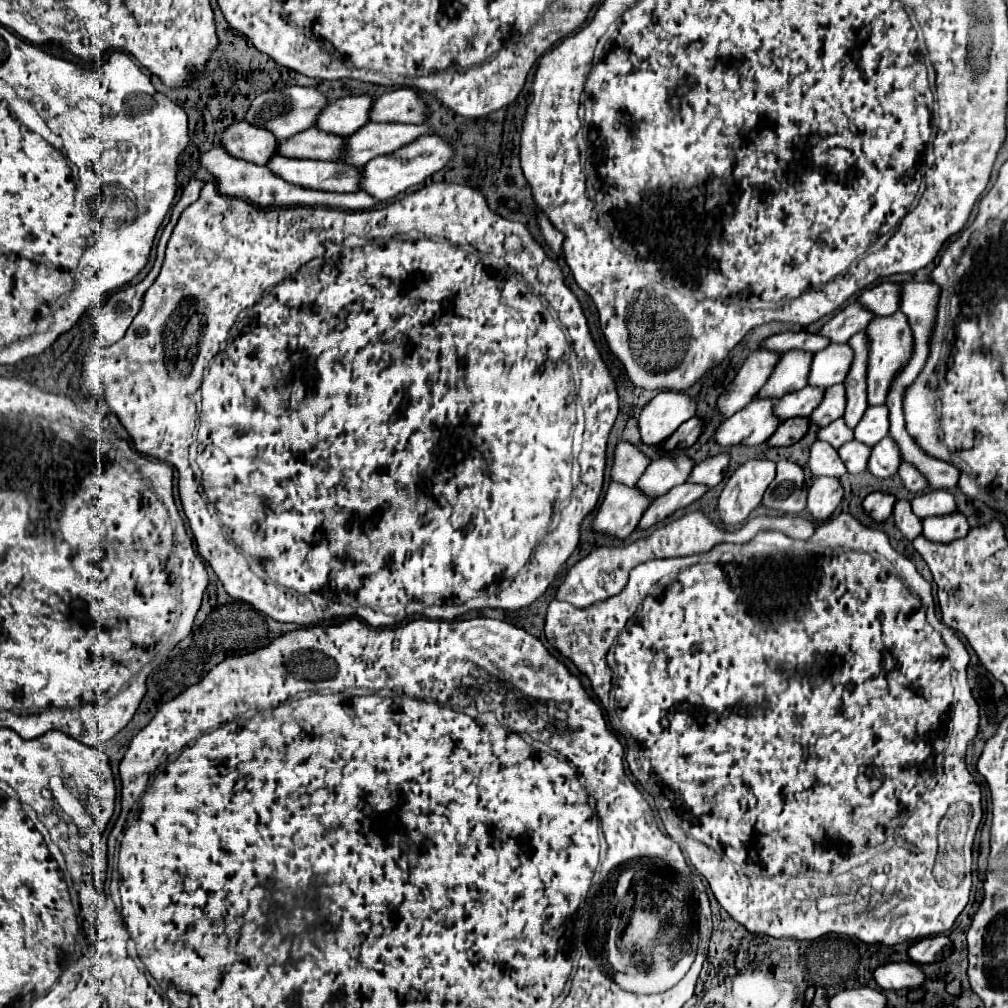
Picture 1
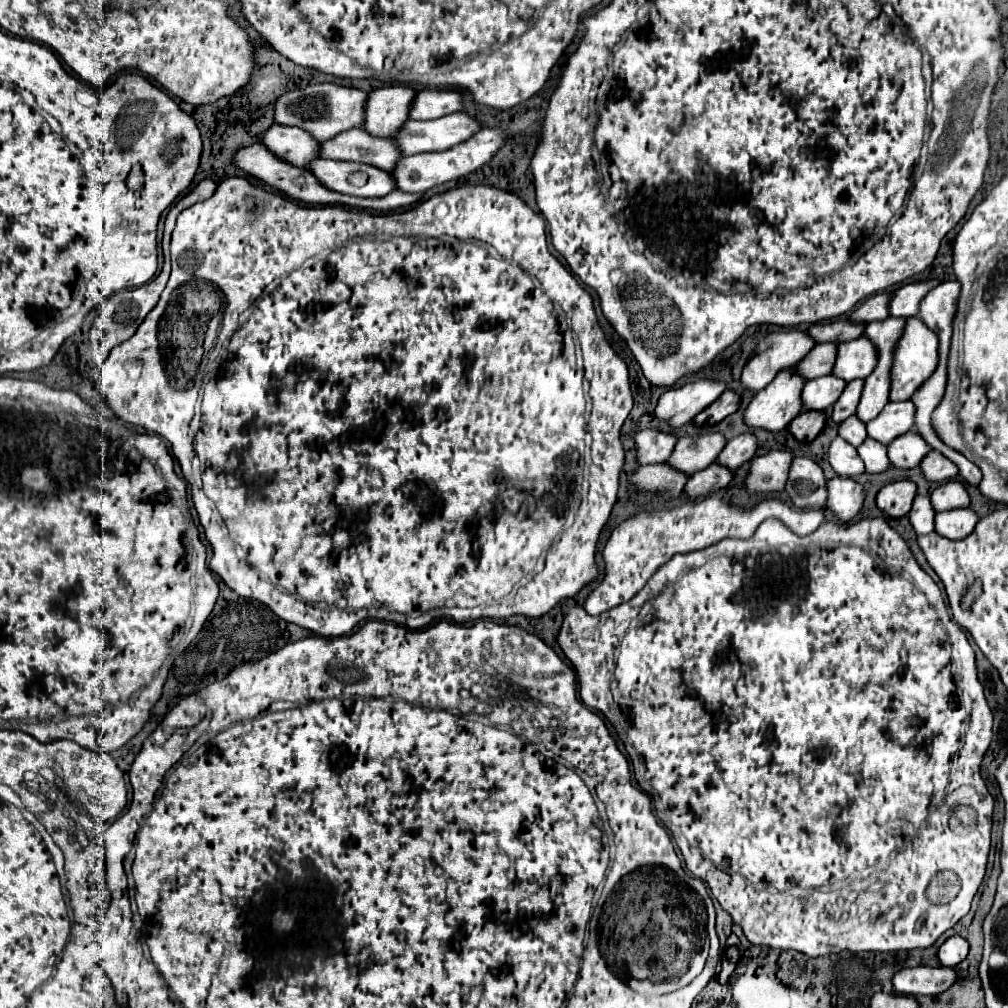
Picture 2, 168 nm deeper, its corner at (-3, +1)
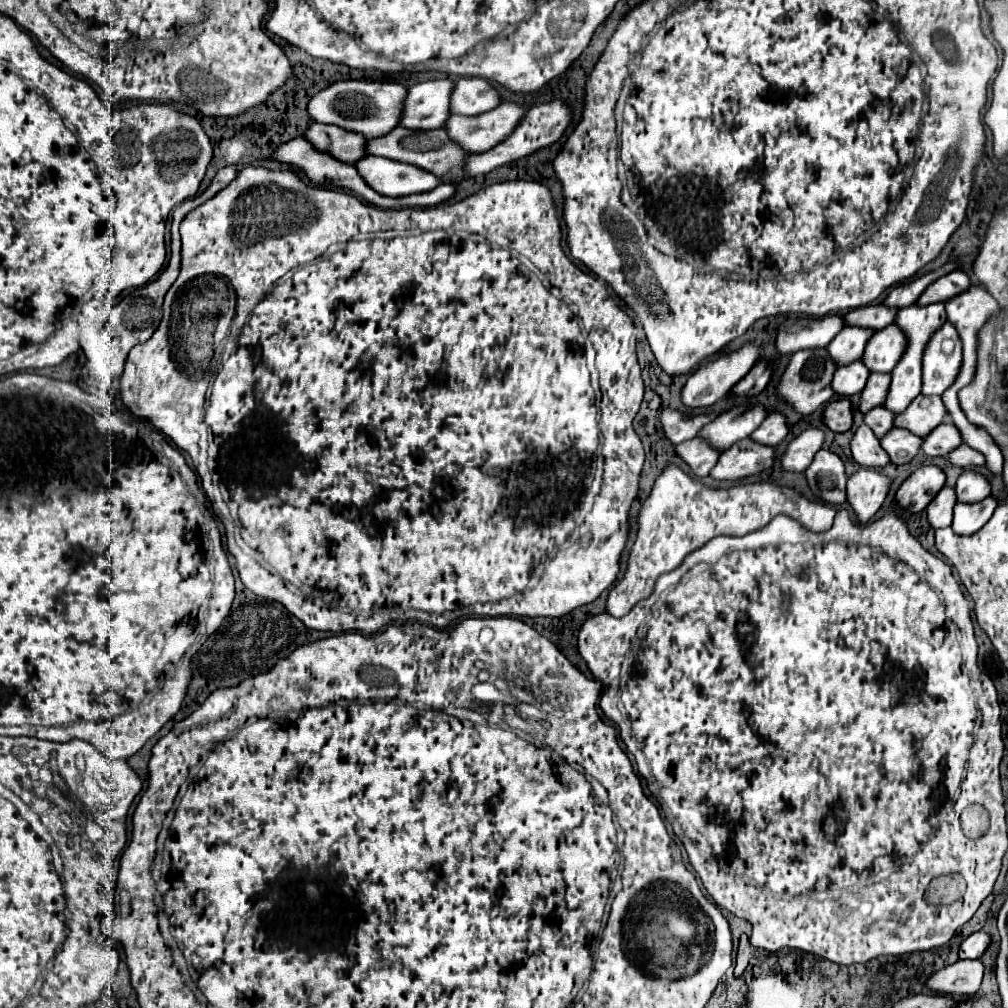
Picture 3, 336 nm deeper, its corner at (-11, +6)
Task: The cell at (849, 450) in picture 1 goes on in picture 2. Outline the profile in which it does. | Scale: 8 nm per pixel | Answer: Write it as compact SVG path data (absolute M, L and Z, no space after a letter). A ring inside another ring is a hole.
M868 438L860 448L858 448L860 458L866 464L866 472L874 474L874 472L884 472L892 466L890 458L888 458L888 448L872 438Z

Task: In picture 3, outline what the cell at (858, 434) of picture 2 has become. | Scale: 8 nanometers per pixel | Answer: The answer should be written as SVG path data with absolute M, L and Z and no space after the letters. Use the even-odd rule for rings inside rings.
M874 407L864 415L864 423L874 431L874 435L878 439L884 437L886 431L890 431L894 427L892 419L894 419L894 413L890 413L888 409L882 409L882 407Z

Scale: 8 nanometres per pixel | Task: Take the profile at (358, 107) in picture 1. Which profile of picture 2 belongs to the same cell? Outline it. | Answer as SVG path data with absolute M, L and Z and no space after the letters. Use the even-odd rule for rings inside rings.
M390 86L370 92L364 128L374 136L394 136L410 120L410 106L418 90L410 86Z

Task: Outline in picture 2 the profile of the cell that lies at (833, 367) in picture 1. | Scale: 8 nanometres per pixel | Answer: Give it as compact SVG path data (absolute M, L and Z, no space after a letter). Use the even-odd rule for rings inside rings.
M860 336L856 340L842 342L842 346L838 346L838 356L832 374L846 382L866 378L866 374L874 370L876 362L878 352L874 350L874 344L866 336Z

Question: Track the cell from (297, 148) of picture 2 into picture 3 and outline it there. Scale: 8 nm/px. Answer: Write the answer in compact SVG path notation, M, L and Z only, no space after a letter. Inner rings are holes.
M312 123L304 131L304 139L310 141L314 145L314 149L318 149L322 153L328 153L342 163L352 163L358 157L364 157L362 141L366 141L366 139L362 135L350 133L342 127Z

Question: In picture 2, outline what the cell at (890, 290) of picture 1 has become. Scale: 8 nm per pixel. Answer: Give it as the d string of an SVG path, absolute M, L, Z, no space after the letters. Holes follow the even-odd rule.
M924 280L924 282L912 282L898 288L890 302L890 316L902 316L902 318L918 316L922 298L938 284L940 280Z

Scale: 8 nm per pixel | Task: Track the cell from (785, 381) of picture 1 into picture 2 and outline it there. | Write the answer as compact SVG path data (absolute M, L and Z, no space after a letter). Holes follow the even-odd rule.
M830 342L816 344L794 370L798 370L798 374L806 380L812 380L818 376L828 376L830 370L834 368L836 352L838 352L838 346L830 346Z

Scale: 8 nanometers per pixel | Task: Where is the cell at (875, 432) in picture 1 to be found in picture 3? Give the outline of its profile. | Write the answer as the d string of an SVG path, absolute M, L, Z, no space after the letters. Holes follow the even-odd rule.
M918 395L902 413L894 417L894 427L908 429L916 435L926 435L930 429L940 425L946 417L946 409L940 397L922 397Z

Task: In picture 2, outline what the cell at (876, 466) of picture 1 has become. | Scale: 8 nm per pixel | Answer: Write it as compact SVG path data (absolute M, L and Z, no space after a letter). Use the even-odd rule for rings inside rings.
M910 430L908 434L902 434L892 444L888 444L888 456L898 468L918 466L930 450L932 446L926 444L926 440L916 430Z

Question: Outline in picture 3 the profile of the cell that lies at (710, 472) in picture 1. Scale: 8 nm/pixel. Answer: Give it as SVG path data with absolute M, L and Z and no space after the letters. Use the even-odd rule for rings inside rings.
M772 413L768 415L762 425L750 435L752 441L760 443L760 445L768 445L768 447L776 447L788 433L786 427L786 419L780 413Z

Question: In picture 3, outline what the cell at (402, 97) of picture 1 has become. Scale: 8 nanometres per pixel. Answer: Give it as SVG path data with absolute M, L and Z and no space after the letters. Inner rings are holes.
M462 77L456 81L450 95L450 113L480 115L500 105L498 93L486 79Z

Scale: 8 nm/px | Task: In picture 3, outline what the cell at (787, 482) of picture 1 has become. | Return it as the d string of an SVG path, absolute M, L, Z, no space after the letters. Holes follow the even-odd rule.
M820 449L812 461L812 465L804 471L810 491L832 505L842 505L846 501L846 473L842 459L832 453Z

